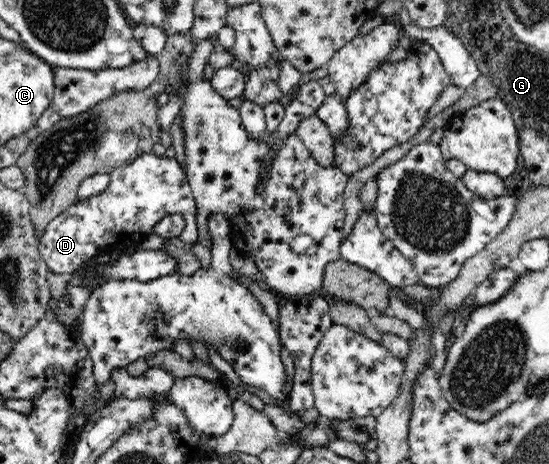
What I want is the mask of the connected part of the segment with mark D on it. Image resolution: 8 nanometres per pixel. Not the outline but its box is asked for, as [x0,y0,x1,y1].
[39,153,199,275]

